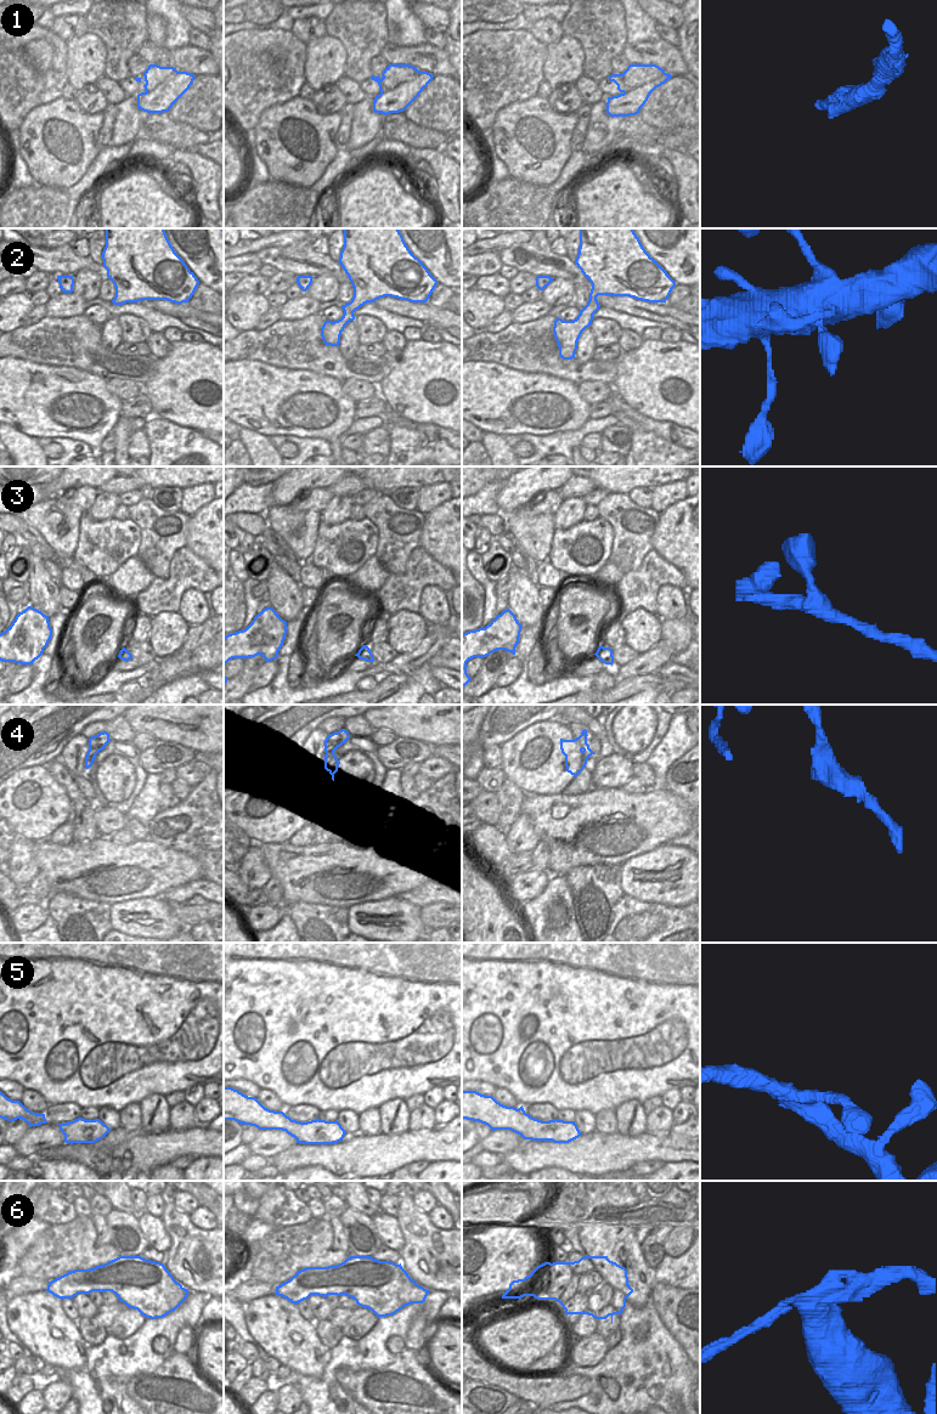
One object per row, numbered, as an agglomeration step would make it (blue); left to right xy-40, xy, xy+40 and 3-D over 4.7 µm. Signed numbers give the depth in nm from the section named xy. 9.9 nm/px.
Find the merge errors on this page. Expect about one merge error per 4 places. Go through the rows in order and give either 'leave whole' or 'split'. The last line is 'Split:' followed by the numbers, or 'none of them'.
1: leave whole
2: leave whole
3: leave whole
4: split
5: leave whole
6: split
Split: 4, 6

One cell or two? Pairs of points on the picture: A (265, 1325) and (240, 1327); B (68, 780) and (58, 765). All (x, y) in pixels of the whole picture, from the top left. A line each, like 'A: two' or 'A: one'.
A: two
B: one

